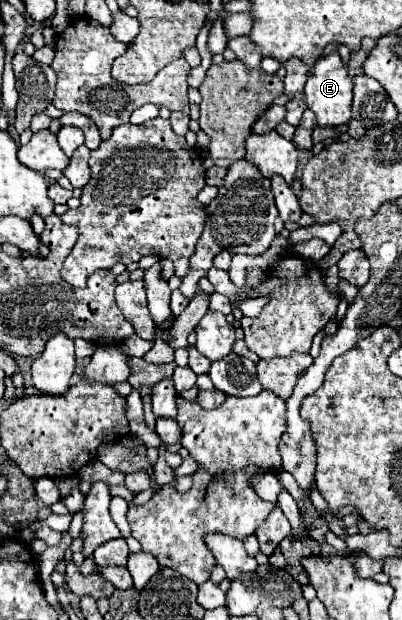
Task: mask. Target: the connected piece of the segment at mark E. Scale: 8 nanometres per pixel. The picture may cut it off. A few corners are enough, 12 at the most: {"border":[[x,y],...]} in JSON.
{"border":[[334,51],[316,61],[306,105],[320,127],[350,121],[352,77]]}

